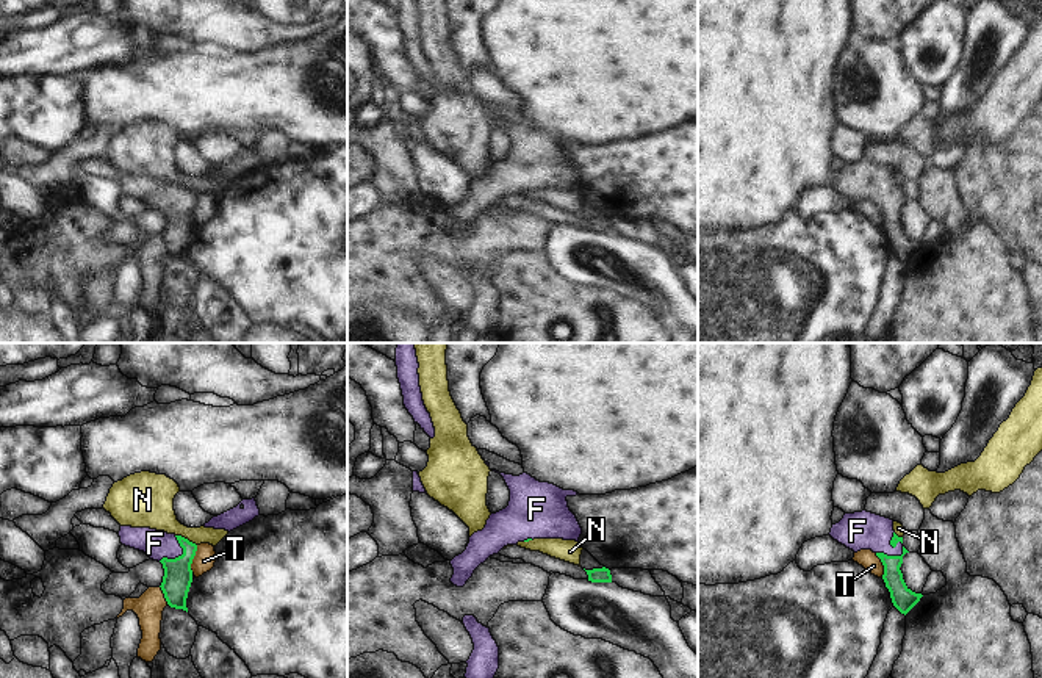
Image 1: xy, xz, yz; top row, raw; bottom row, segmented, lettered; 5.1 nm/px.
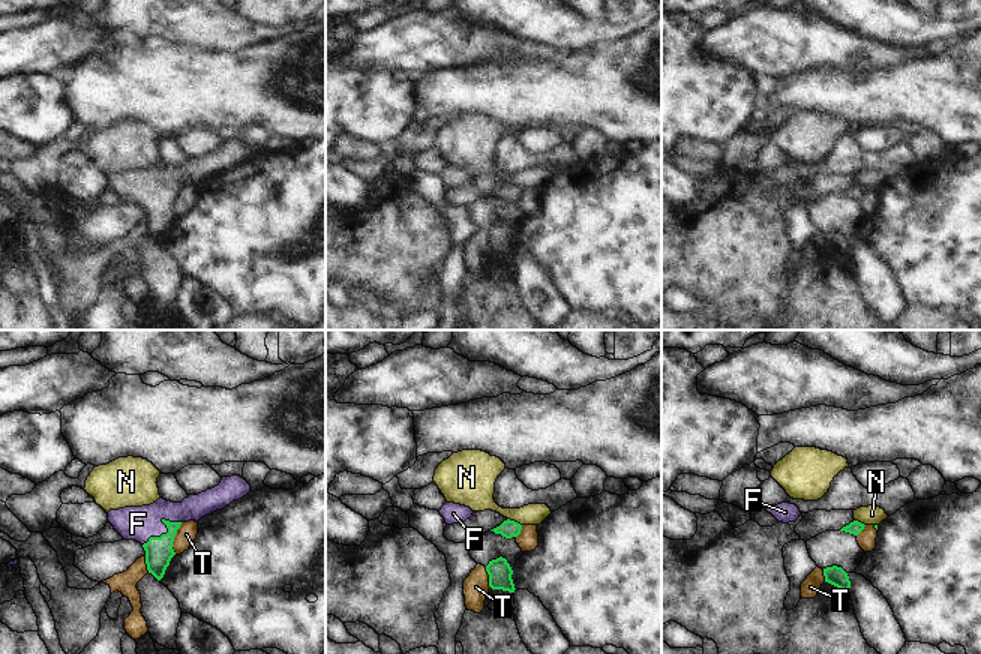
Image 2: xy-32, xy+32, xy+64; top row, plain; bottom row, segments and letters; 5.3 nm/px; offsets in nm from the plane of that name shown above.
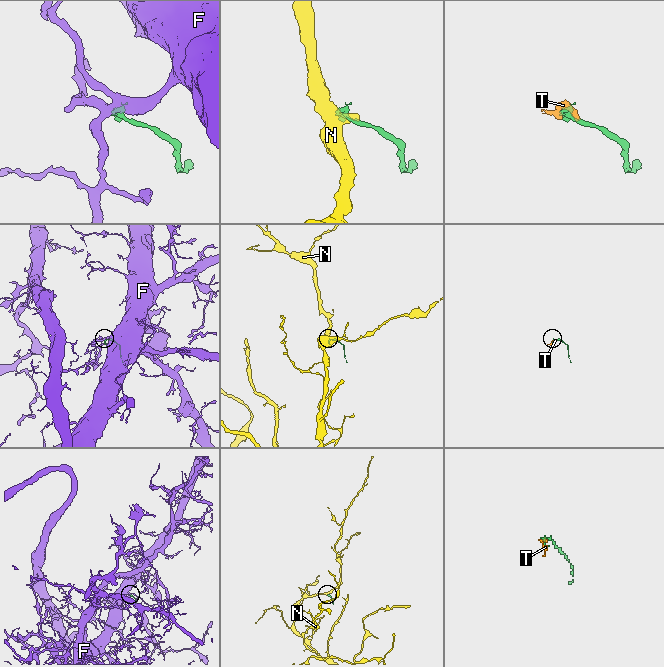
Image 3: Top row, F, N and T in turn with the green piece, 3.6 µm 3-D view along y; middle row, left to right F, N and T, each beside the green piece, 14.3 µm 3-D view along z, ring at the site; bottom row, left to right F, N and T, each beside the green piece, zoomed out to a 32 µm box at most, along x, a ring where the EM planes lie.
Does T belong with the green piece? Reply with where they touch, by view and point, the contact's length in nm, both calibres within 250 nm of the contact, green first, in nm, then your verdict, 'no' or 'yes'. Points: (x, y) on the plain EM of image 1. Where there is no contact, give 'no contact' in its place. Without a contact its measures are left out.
meets green in xy at (193, 207); contact 150 nm long; 150 nm thick on the green side, 110 nm on the other; no

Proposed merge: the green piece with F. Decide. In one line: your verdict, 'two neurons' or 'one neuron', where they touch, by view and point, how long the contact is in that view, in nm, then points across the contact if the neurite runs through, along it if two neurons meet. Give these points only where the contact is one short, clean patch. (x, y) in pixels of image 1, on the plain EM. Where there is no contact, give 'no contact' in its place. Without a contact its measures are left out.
one neuron; contact xy (179, 205); length 160 nm; way xy (177, 227), (179, 205), (155, 193)

